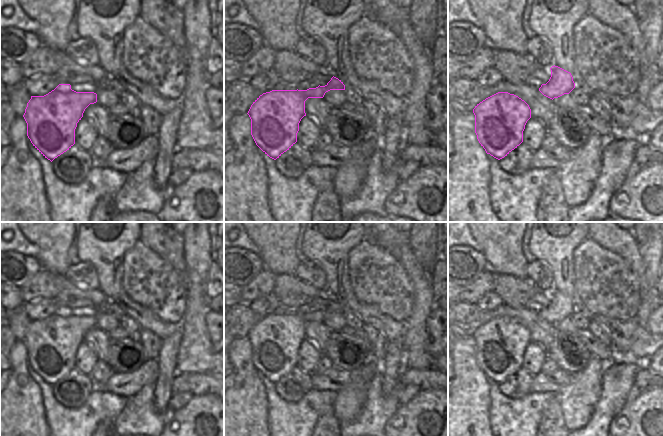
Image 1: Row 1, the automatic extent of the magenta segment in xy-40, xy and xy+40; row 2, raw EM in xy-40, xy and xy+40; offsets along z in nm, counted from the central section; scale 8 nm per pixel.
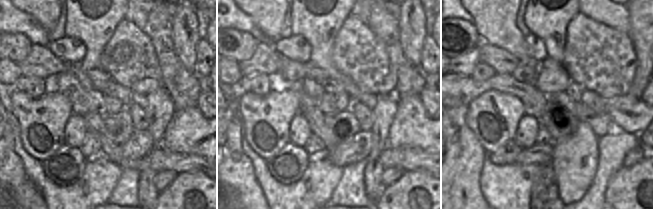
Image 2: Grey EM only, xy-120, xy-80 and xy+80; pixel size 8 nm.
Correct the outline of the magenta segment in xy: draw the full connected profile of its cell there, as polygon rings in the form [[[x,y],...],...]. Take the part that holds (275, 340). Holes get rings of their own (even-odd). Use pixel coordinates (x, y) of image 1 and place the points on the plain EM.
[[[333,300],[325,310],[319,309],[307,314],[272,314],[260,319],[247,337],[251,343],[251,359],[256,369],[270,382],[279,382],[297,366],[299,347],[306,340],[305,325],[308,322],[323,322],[330,314],[345,314],[345,309]]]

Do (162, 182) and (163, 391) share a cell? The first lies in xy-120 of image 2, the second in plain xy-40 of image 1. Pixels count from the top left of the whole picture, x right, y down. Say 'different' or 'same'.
different

